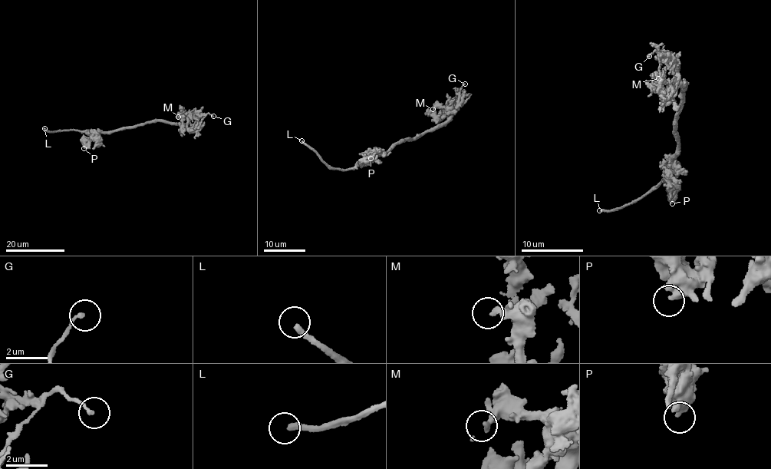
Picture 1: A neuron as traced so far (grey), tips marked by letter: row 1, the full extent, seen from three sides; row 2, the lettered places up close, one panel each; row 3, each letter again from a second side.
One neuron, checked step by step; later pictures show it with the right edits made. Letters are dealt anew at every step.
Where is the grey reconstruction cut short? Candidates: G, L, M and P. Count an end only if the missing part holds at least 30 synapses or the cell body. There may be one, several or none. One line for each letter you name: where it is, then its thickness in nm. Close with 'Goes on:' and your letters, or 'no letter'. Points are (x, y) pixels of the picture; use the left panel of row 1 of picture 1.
L: (44, 128) | 260 nm
Goes on: L

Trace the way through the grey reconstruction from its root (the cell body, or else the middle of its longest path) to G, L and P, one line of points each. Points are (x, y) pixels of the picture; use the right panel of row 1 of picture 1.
G: (676, 135), (686, 86), (679, 80), (673, 63), (661, 60), (656, 51), (649, 56)
L: (676, 135), (677, 147), (670, 156), (673, 168), (657, 186), (625, 206), (607, 212), (599, 210)
P: (676, 135), (677, 147), (671, 155), (672, 203)

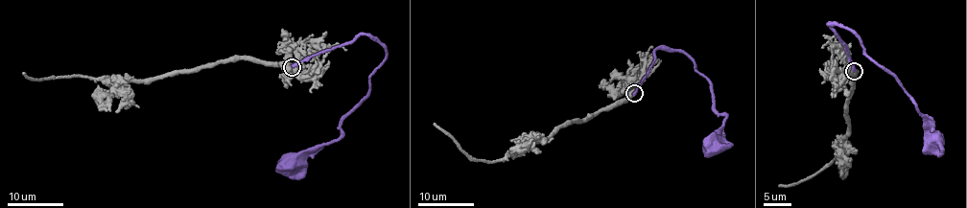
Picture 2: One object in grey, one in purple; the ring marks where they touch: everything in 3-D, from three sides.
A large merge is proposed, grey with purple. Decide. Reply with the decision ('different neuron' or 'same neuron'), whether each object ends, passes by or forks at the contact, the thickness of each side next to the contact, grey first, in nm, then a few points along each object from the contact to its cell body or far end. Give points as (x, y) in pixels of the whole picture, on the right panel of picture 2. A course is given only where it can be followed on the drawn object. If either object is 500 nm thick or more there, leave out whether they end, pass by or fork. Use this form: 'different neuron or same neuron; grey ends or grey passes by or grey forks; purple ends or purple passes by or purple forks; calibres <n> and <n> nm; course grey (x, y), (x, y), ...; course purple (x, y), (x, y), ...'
same neuron; calibres 550 and 380 nm; course grey (853, 72), (844, 109), (848, 128), (841, 137), (844, 149), (827, 165), (802, 182), (778, 186); course purple (853, 72), (828, 25), (836, 21), (896, 76), (920, 114), (931, 117), (936, 139), (931, 141)

